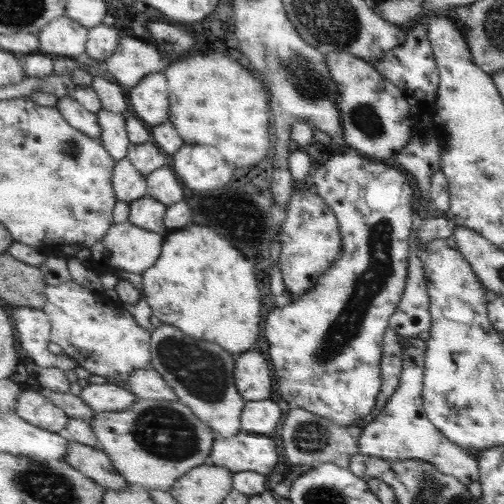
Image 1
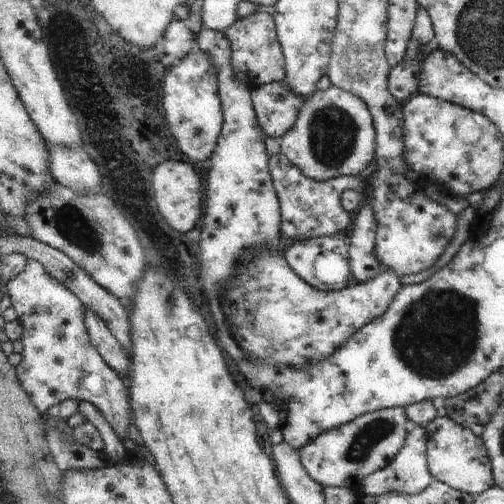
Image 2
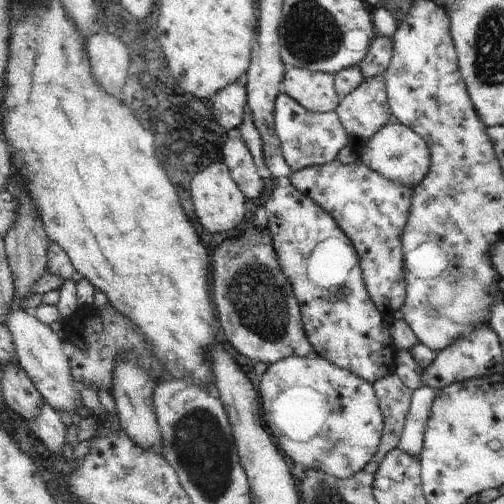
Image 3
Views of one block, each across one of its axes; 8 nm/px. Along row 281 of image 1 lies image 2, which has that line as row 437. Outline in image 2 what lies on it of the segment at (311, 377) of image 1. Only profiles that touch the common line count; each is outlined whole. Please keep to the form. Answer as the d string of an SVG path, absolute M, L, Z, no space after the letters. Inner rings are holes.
M389 408L389 410L365 414L361 418L355 418L351 424L343 424L337 430L331 430L313 438L309 444L305 444L305 448L299 450L299 462L305 474L315 484L345 488L359 494L361 482L369 474L379 472L387 464L391 464L391 460L403 448L405 438L413 428L415 426L407 420L405 410L401 408Z

